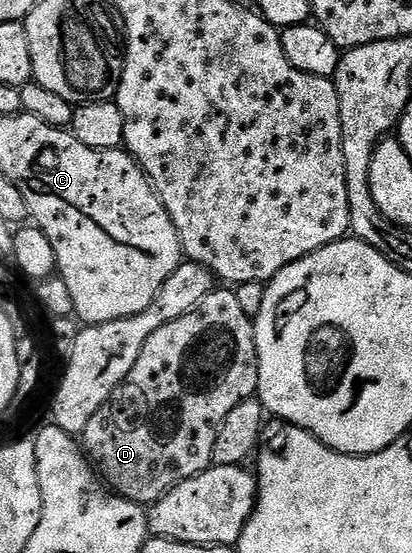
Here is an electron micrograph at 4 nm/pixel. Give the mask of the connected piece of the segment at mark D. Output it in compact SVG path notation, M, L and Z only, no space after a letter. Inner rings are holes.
M227 287L216 288L215 292L210 293L197 308L189 311L189 315L181 315L181 319L173 319L173 323L165 323L165 327L153 331L149 343L145 343L145 347L141 347L141 355L137 355L137 363L133 363L133 371L129 371L127 378L116 387L111 398L101 407L101 411L97 411L97 415L93 415L93 419L89 419L85 431L81 434L82 448L100 478L114 492L139 505L150 507L173 487L177 487L177 483L211 468L213 464L211 456L213 455L213 447L217 443L217 431L221 427L225 415L229 415L229 411L233 411L233 407L237 407L237 403L256 396L258 387L259 360L257 359L254 320L249 315L245 315L245 311L241 311L234 291Z

